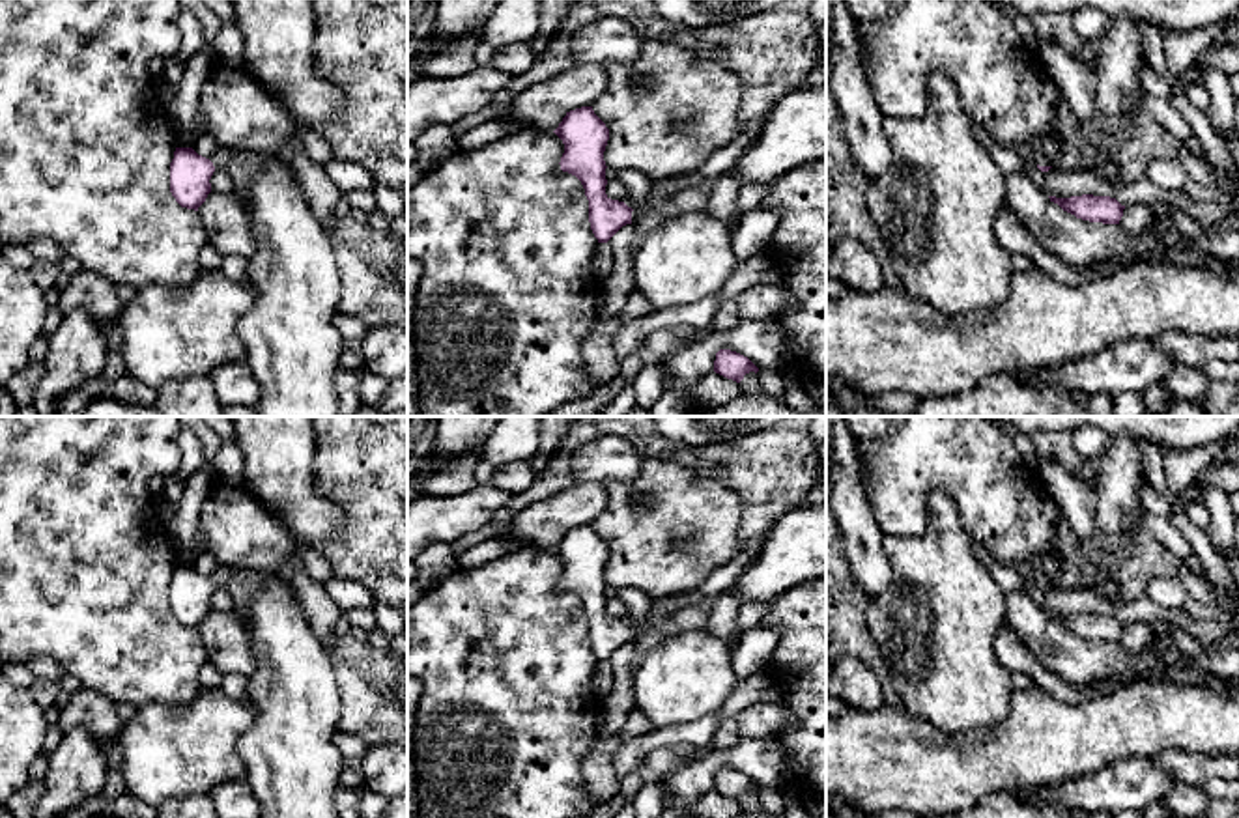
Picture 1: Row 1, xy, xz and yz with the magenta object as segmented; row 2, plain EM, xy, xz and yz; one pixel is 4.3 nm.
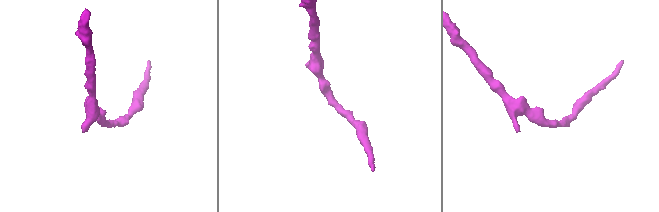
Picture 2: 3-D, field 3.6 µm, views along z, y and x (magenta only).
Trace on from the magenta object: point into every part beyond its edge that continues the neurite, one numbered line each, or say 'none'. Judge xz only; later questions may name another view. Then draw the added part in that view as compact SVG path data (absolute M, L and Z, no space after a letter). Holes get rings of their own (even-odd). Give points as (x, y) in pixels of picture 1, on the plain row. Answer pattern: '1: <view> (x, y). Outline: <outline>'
1: xz (722, 579). Outline: M764 536L744 545L744 549L734 558L714 570L697 588L654 599L647 622L632 629L632 641L635 642L650 626L658 624L665 616L727 592L734 581L757 560L762 543Z

